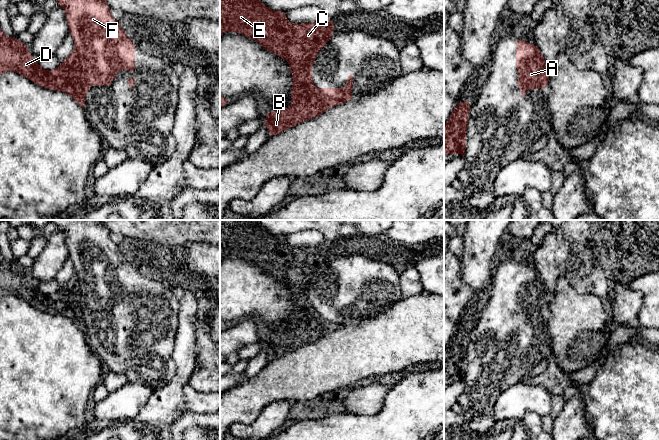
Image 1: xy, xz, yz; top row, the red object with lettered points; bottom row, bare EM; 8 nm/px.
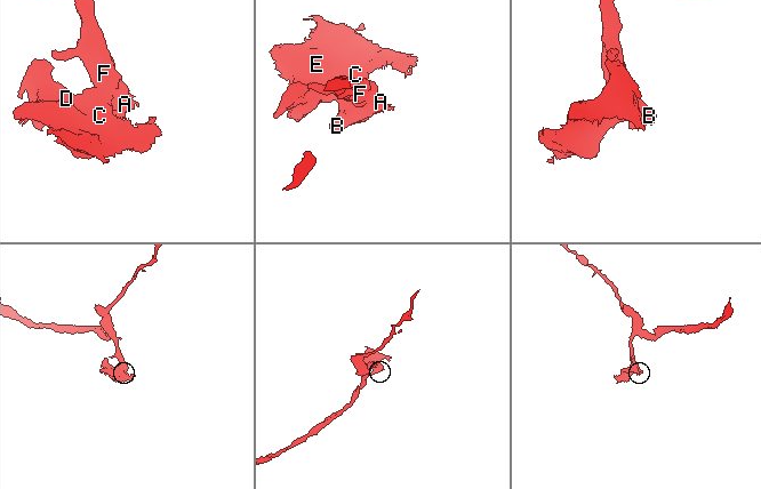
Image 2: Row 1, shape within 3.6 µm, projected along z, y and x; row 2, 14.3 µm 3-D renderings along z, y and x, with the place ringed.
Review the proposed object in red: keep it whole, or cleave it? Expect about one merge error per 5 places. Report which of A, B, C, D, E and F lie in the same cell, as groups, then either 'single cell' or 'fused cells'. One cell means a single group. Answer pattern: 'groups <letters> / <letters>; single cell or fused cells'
groups A B C D E F; single cell

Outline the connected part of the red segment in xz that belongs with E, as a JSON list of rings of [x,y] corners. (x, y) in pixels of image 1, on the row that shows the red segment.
[[[220,0],[220,35],[236,32],[252,38],[266,50],[287,60],[293,85],[291,89],[291,106],[283,111],[271,110],[264,120],[269,137],[280,134],[303,121],[313,119],[324,113],[331,106],[352,101],[354,73],[347,75],[344,88],[316,88],[313,84],[312,66],[316,54],[333,37],[335,24],[332,19],[322,19],[314,23],[293,24],[286,18],[285,11],[267,8],[260,0]]]

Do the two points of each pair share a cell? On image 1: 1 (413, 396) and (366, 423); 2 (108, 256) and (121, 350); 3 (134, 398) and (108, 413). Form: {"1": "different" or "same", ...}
{"1": "same", "2": "same", "3": "same"}

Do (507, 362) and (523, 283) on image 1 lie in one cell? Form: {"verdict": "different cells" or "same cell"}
{"verdict": "same cell"}

